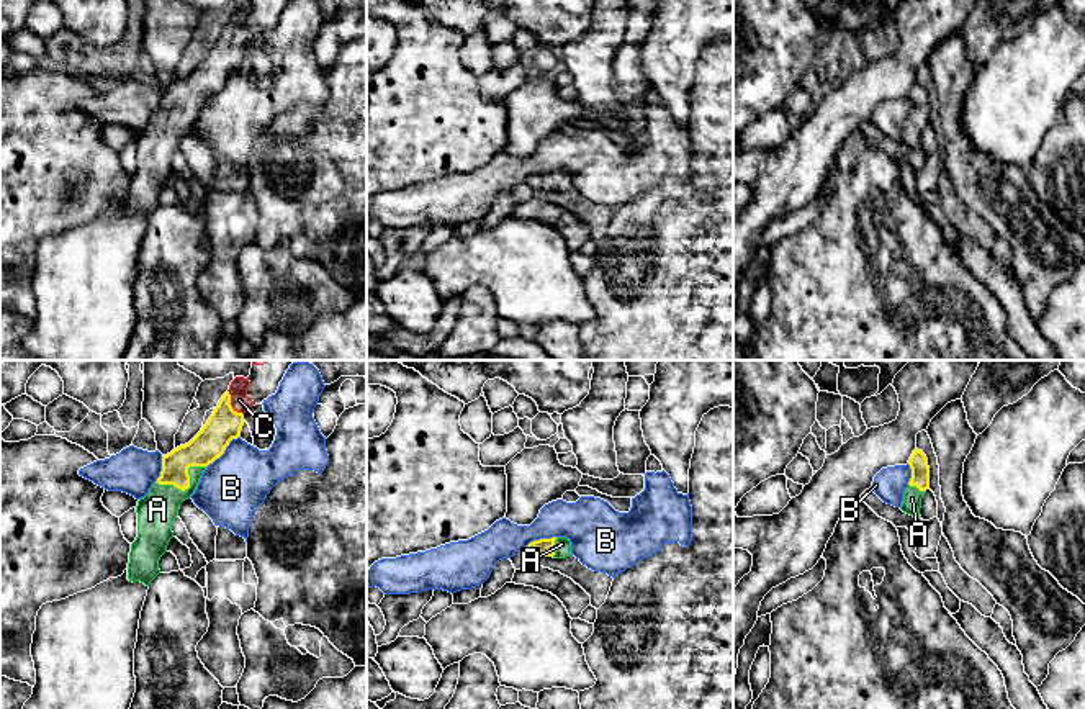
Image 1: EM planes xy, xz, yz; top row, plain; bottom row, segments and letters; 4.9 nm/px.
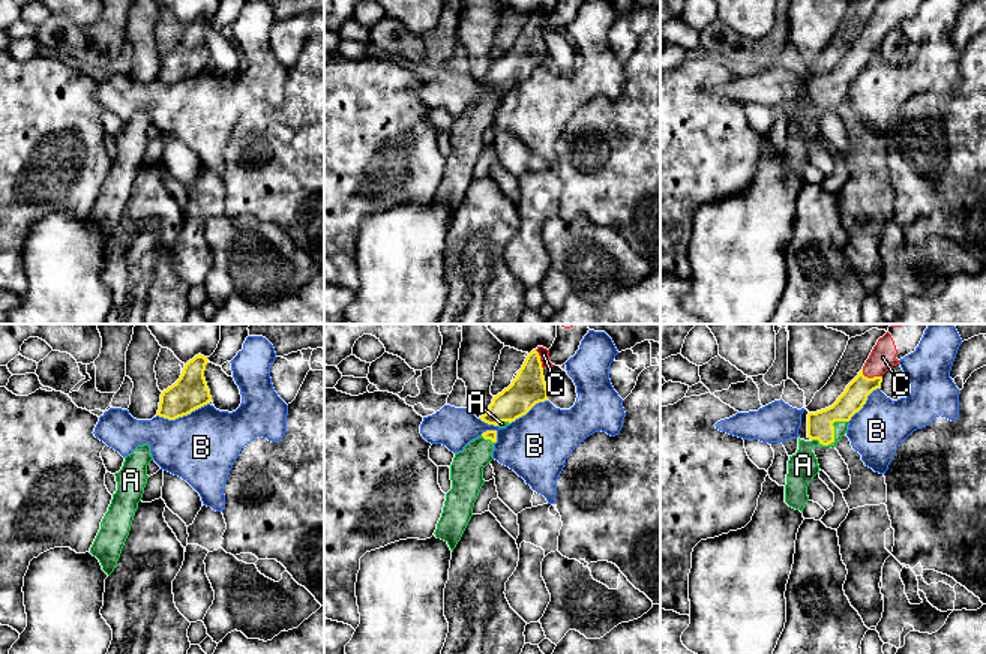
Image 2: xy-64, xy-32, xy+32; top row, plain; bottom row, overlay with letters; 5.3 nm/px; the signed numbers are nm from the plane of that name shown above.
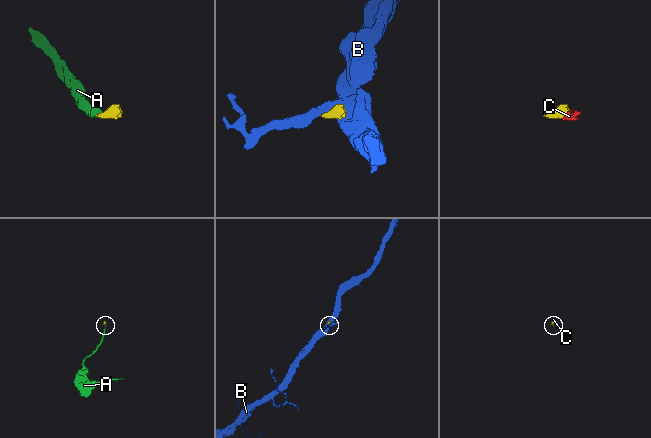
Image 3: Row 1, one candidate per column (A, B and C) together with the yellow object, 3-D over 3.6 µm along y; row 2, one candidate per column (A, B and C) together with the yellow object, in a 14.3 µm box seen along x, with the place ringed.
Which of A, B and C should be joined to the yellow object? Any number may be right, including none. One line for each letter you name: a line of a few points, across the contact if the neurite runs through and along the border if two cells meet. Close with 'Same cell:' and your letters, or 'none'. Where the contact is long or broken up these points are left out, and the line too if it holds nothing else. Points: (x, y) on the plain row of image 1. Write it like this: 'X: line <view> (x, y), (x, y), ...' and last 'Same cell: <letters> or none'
A: line xy (210, 76), (189, 97), (189, 120), (177, 123), (157, 143)
Same cell: A, C

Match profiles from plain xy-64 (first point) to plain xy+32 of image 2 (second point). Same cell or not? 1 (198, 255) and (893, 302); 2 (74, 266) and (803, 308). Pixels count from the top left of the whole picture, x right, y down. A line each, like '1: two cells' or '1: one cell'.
1: two cells
2: two cells

